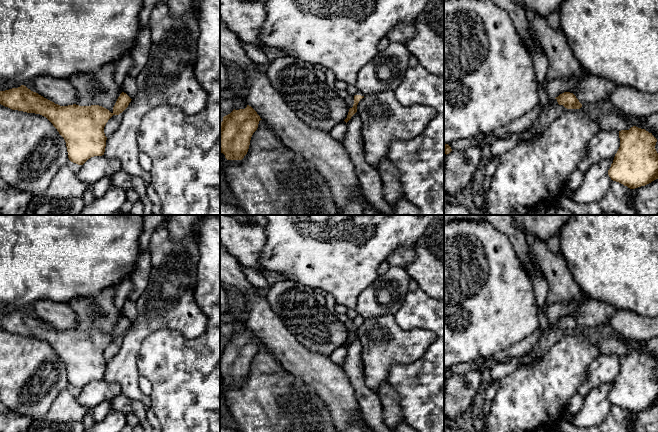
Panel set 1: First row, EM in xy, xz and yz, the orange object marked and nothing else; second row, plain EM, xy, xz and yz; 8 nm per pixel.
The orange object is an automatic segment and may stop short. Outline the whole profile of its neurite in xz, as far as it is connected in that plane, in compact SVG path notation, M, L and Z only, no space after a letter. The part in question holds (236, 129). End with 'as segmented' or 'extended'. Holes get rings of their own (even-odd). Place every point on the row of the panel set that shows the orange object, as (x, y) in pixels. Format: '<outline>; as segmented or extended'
M249 105L245 109L234 109L224 116L220 124L220 153L223 153L227 160L242 160L248 152L251 137L257 130L260 120L260 116Z; as segmented

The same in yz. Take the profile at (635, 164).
M636 126L619 131L620 147L608 170L611 180L630 189L645 186L658 179L657 139Z; as segmented

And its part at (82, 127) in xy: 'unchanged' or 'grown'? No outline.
unchanged

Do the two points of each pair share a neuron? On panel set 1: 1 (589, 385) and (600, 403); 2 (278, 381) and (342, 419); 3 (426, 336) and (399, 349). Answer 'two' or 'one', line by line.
1: two
2: two
3: one

